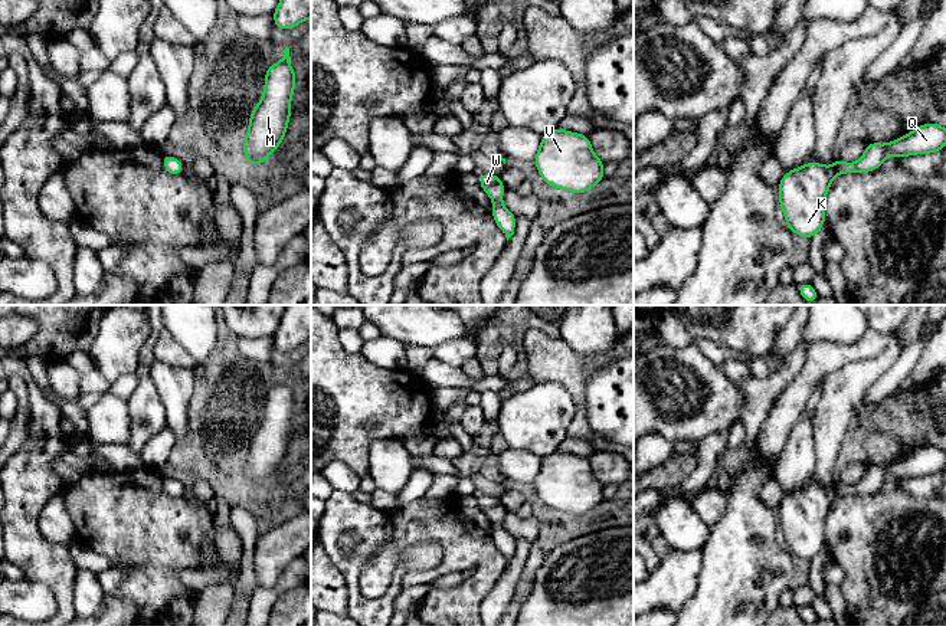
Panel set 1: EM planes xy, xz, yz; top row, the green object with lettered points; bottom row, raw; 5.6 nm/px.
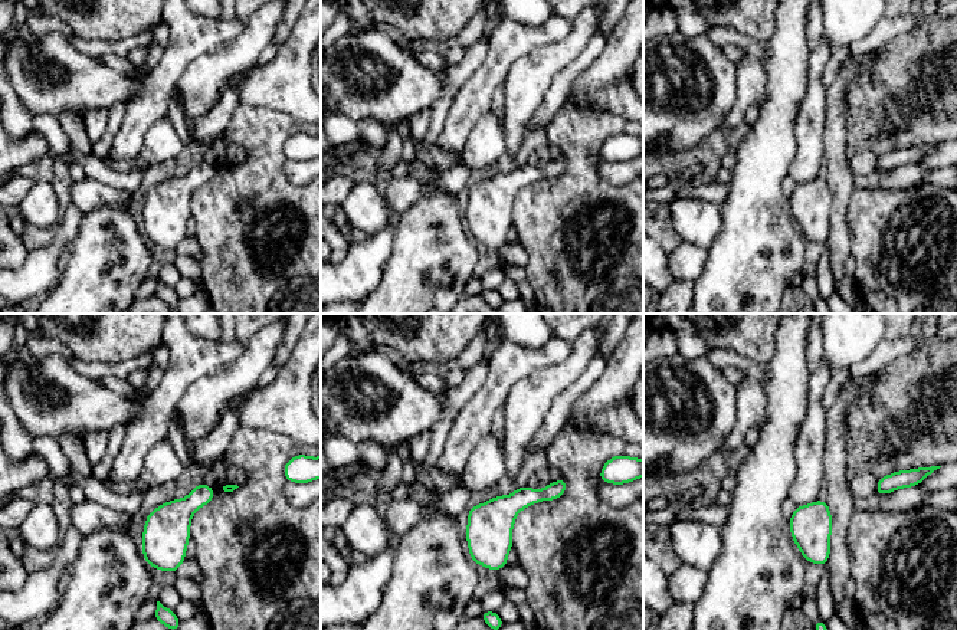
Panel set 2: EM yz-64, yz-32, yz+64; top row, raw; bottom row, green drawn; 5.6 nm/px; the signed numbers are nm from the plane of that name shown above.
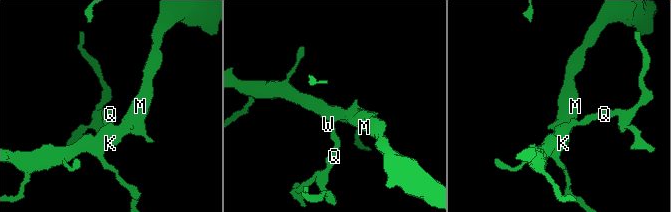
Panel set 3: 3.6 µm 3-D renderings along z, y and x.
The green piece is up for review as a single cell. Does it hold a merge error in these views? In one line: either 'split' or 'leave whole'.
leave whole

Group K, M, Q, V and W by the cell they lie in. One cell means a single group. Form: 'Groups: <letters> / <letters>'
Groups: K M Q V W

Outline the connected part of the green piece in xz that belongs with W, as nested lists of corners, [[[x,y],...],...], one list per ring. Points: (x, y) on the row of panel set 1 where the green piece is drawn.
[[[482,174],[478,177],[478,181],[482,190],[492,199],[492,219],[508,240],[515,230],[515,214],[507,210],[503,204],[503,193],[505,191],[505,187],[500,176]]]

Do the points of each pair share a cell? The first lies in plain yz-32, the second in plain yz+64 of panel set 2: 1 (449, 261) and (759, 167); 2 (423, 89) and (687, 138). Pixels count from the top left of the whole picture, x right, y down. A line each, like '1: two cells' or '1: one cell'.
1: one cell
2: one cell

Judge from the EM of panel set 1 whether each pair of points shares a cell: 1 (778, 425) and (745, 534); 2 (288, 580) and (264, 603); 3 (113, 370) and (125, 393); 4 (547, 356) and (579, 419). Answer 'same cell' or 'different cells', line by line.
1: different cells
2: same cell
3: different cells
4: same cell

